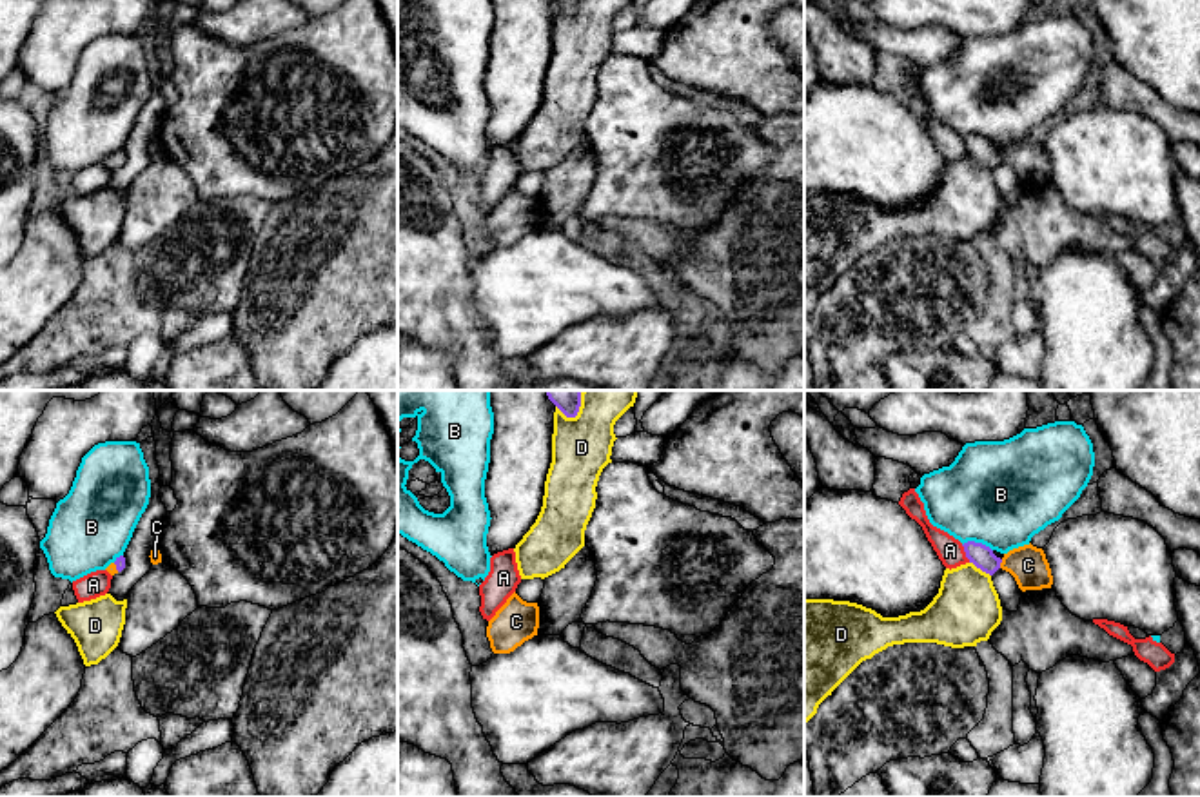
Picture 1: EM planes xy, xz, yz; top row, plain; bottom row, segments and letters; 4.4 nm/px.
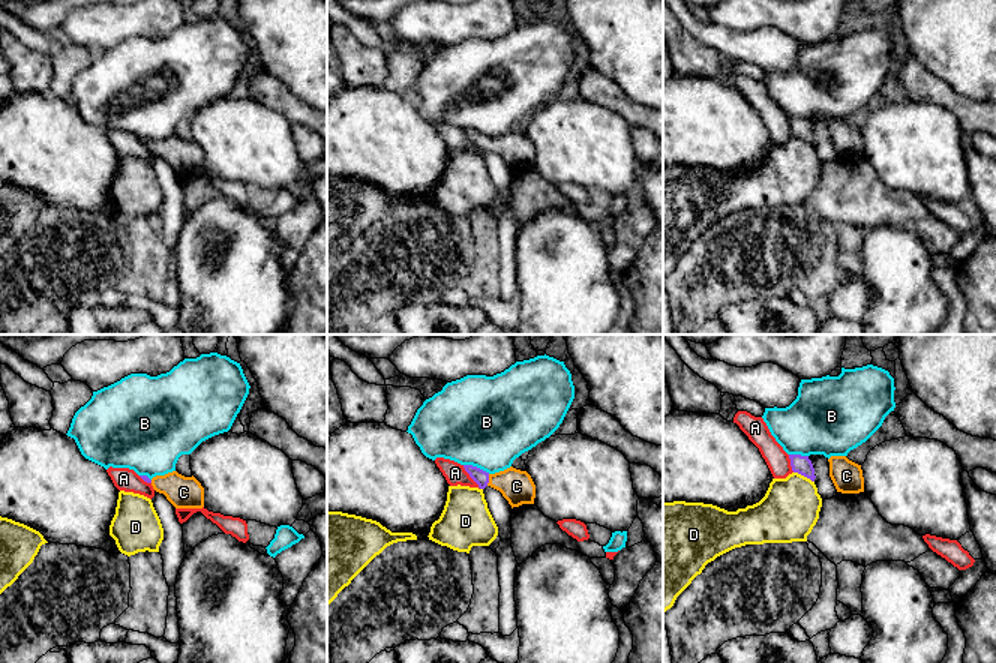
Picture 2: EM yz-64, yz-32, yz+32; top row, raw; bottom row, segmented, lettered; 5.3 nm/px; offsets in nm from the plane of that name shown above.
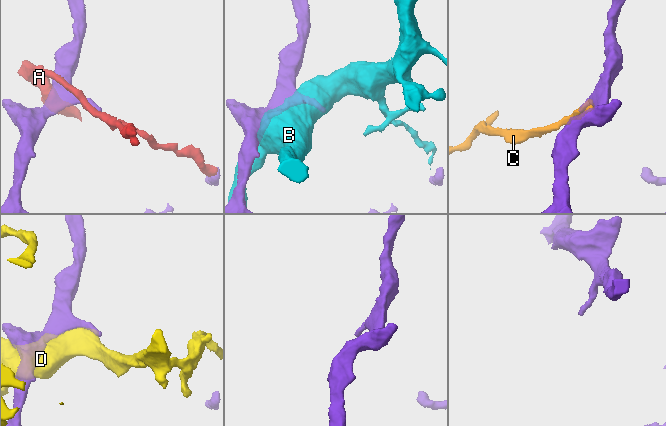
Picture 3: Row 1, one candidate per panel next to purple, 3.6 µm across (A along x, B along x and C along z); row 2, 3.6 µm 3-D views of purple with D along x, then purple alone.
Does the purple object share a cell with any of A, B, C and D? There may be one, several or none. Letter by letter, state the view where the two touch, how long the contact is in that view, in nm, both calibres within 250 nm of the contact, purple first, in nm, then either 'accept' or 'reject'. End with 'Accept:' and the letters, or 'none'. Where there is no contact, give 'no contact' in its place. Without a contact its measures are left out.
A: contact in yz; length 90 nm; calibres 100 and 120 nm; reject
B: contact in yz; length 140 nm; calibres 100 and 460 nm; reject
C: contact in yz; length 40 nm; calibres 100 and 170 nm; accept
D: contact in yz; length 120 nm; calibres 100 and 300 nm; reject
Accept: C

